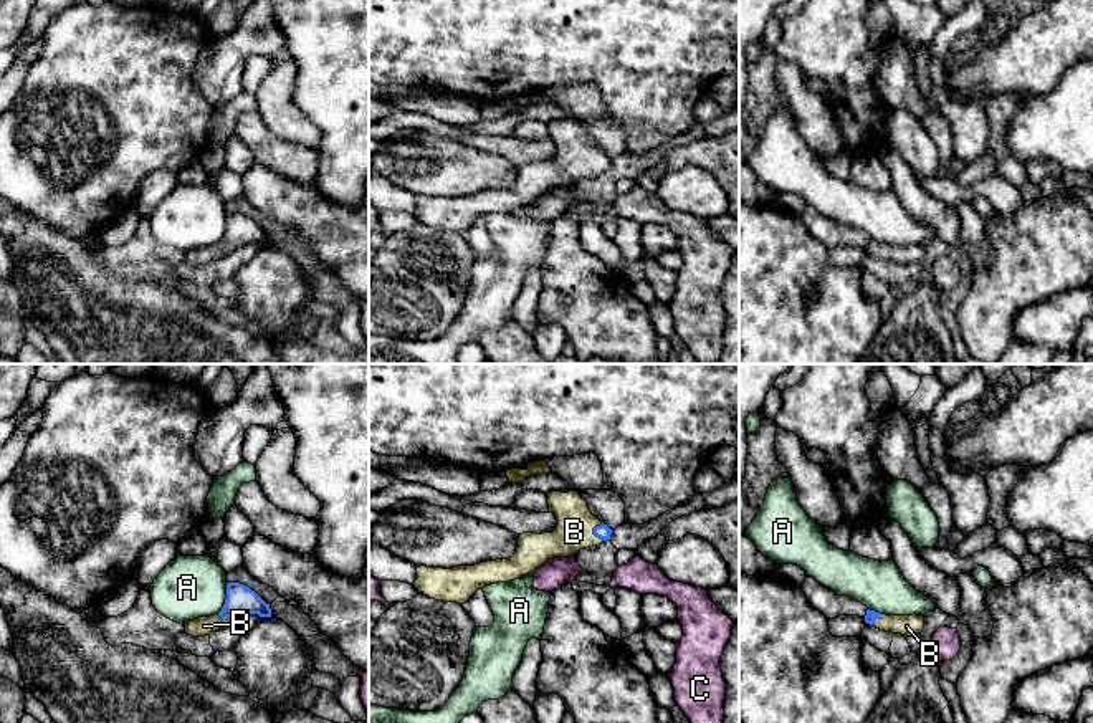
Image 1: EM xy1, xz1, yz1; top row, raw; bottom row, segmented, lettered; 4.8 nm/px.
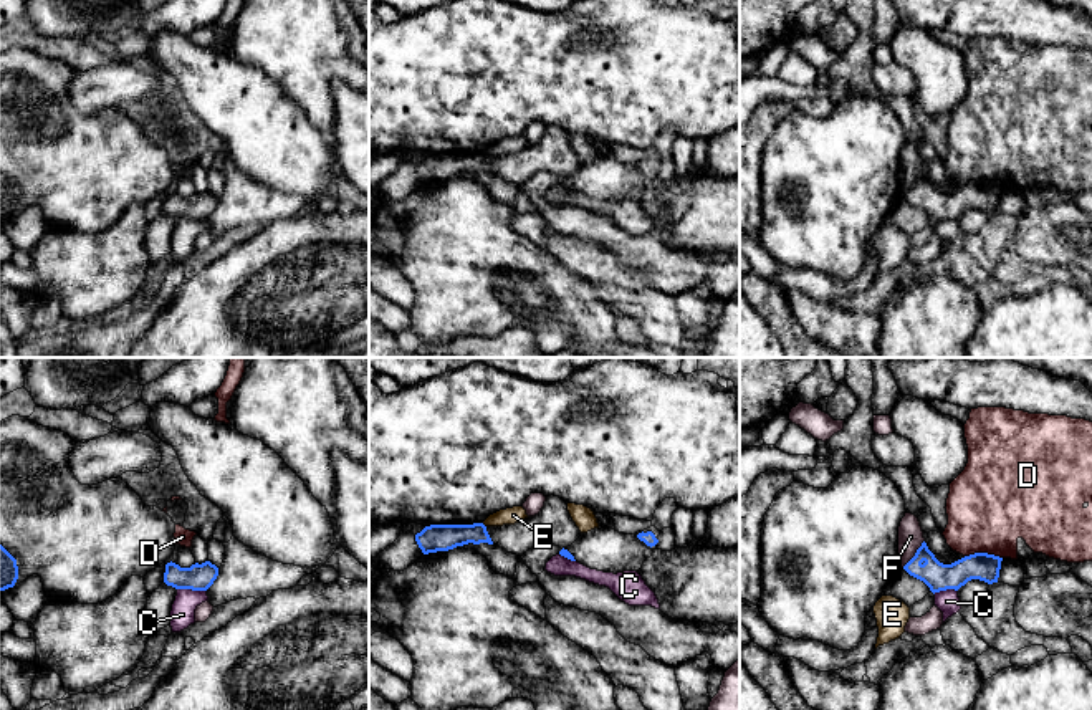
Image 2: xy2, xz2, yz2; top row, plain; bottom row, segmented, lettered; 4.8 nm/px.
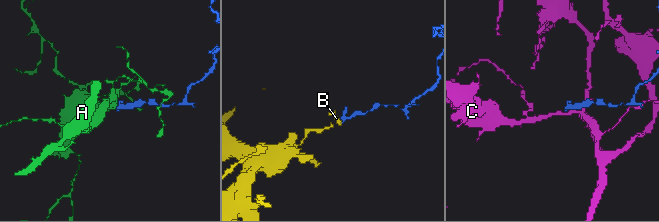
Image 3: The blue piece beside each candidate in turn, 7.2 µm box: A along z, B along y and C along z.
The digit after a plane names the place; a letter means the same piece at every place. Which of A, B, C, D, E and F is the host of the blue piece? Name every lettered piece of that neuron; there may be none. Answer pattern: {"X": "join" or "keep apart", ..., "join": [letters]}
{"A": "keep apart", "B": "join", "C": "keep apart", "D": "keep apart", "E": "keep apart", "F": "keep apart", "join": ["B"]}

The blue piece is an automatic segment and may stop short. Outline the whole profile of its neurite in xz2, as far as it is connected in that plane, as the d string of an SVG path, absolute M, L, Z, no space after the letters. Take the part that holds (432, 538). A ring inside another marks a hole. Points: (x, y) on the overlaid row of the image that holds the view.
M483 523L473 525L430 525L415 535L415 541L424 554L448 551L468 543L493 544Z

